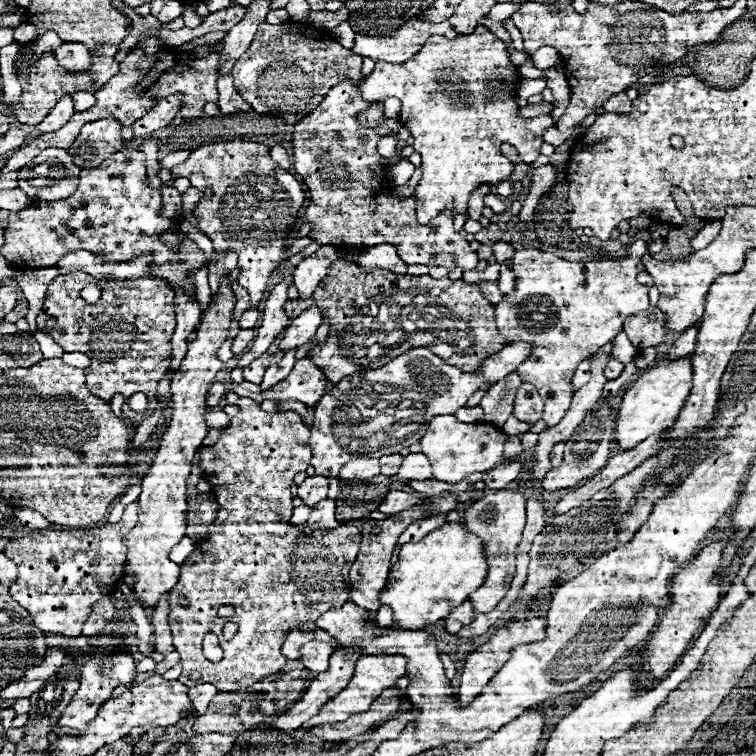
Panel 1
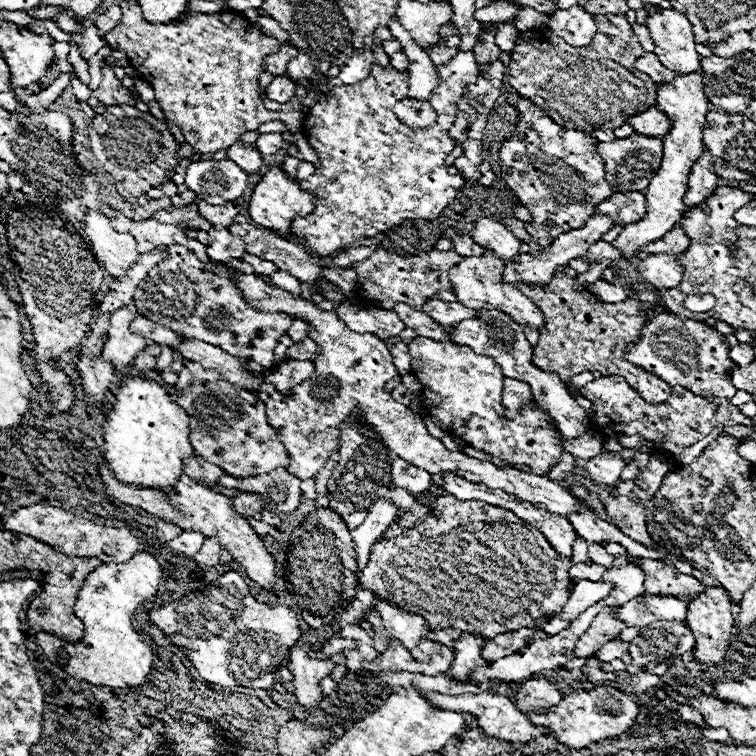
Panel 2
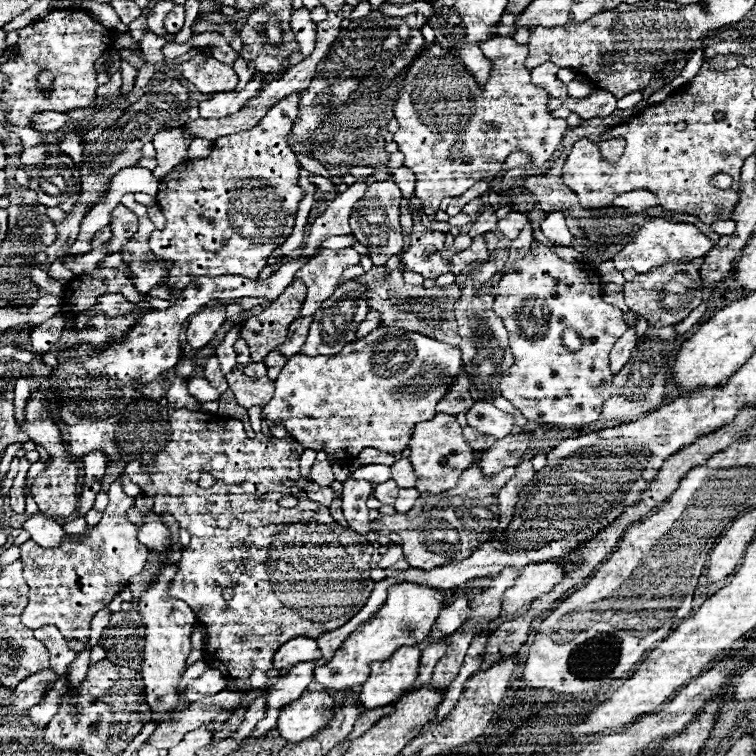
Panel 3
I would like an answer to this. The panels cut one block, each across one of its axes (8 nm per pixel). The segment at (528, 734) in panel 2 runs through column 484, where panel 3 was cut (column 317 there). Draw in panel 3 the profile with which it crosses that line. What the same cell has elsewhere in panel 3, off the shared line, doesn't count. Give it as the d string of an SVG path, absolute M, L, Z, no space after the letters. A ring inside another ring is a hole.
M326 692L304 694L296 702L280 710L278 730L288 742L298 744L306 738L316 736L320 730L326 728L330 710L334 710L334 700L330 694Z

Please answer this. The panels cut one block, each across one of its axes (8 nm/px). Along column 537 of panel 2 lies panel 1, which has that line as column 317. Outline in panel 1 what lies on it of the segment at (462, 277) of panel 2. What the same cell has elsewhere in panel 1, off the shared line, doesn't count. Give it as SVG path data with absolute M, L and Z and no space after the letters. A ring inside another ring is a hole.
M310 306L306 308L298 318L294 318L290 322L290 326L284 332L284 338L280 342L280 350L290 350L290 348L298 348L302 344L306 344L314 332L318 330L322 322L322 312L318 306Z

